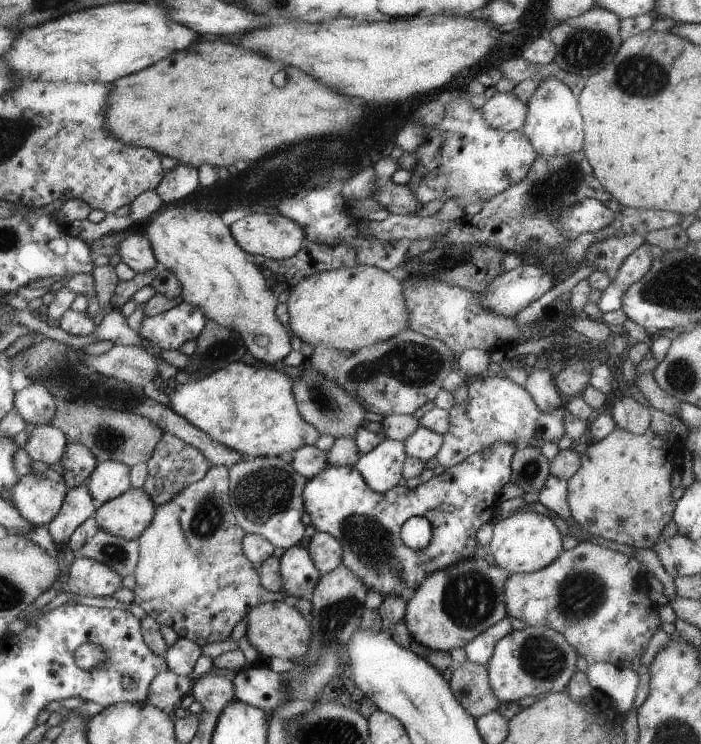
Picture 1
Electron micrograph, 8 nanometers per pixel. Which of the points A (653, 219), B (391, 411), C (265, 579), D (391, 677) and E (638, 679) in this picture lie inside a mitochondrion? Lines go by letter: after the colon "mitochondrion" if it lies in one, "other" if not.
A: other
B: other
C: other
D: other
E: other

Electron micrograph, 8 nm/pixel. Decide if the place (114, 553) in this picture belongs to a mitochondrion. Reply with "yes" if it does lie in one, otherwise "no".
yes

